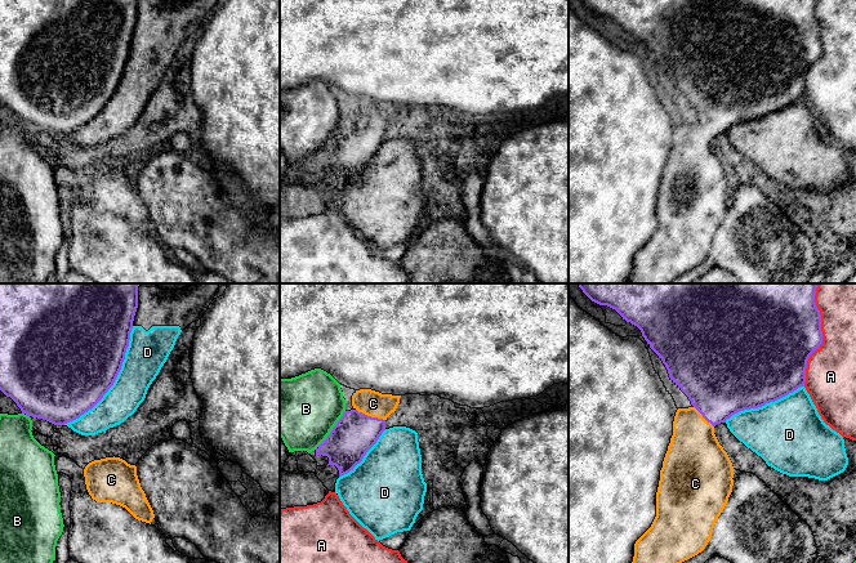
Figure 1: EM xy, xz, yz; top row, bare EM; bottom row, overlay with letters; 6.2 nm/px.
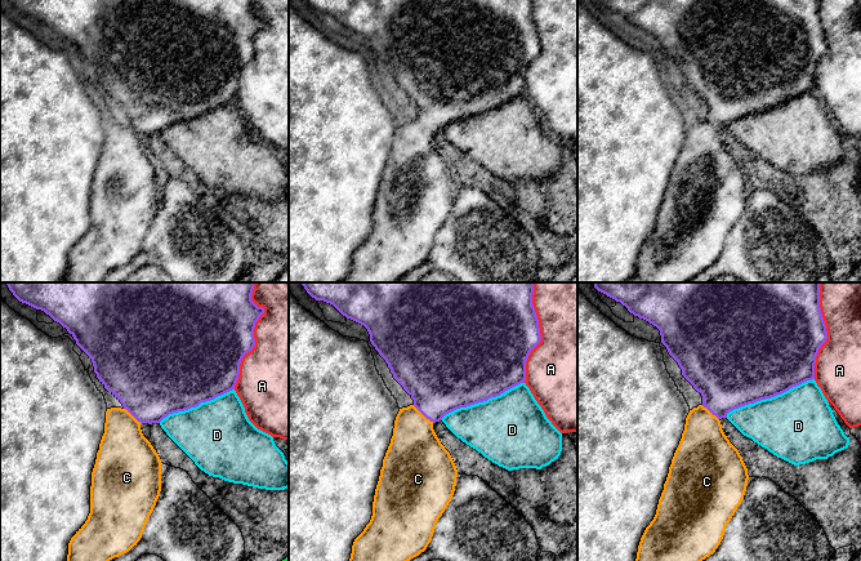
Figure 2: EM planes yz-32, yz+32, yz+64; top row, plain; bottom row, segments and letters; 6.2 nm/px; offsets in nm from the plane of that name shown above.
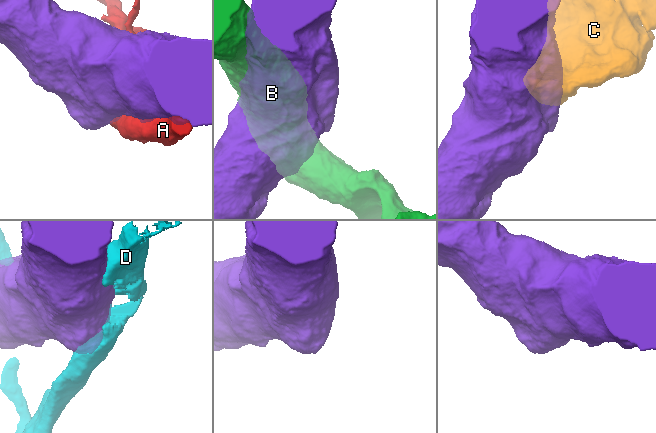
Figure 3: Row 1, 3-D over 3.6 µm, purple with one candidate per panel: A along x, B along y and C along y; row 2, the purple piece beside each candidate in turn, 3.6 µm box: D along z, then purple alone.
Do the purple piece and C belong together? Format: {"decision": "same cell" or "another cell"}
{"decision": "same cell"}

